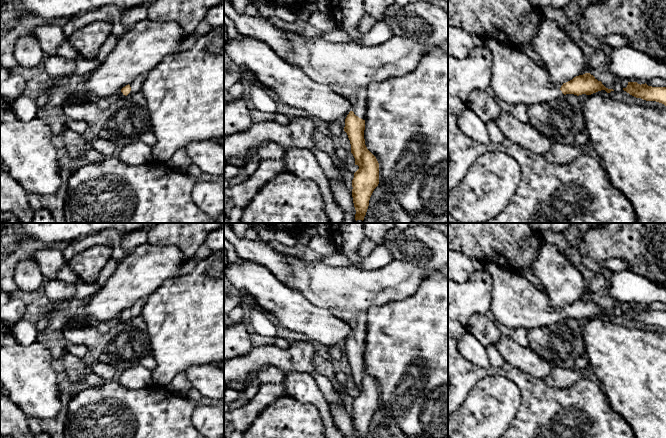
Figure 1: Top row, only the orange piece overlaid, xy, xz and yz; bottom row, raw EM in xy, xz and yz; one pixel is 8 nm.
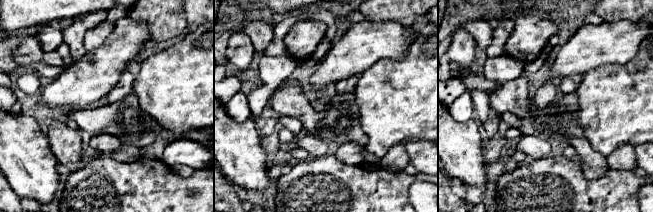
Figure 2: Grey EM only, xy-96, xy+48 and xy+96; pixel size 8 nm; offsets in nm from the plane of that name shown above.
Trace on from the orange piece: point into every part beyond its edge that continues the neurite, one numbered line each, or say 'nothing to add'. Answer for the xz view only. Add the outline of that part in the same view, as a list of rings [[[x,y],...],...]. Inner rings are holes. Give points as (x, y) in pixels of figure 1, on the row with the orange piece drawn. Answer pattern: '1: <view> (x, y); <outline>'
1: xz (347, 69); [[[224,0],[224,15],[235,23],[240,35],[266,42],[278,56],[300,68],[312,80],[327,85],[332,91],[346,98],[351,104],[350,111],[363,120],[366,119],[369,84],[406,75],[417,67],[420,59],[428,52],[427,47],[395,35],[376,46],[307,38],[298,31],[272,25],[268,18],[262,17],[259,12],[255,16],[238,13],[233,3],[226,0]]]

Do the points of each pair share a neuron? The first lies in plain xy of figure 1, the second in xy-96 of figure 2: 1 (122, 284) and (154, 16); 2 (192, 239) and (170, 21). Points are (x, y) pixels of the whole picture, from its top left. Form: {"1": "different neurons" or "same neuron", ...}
{"1": "different neurons", "2": "same neuron"}

